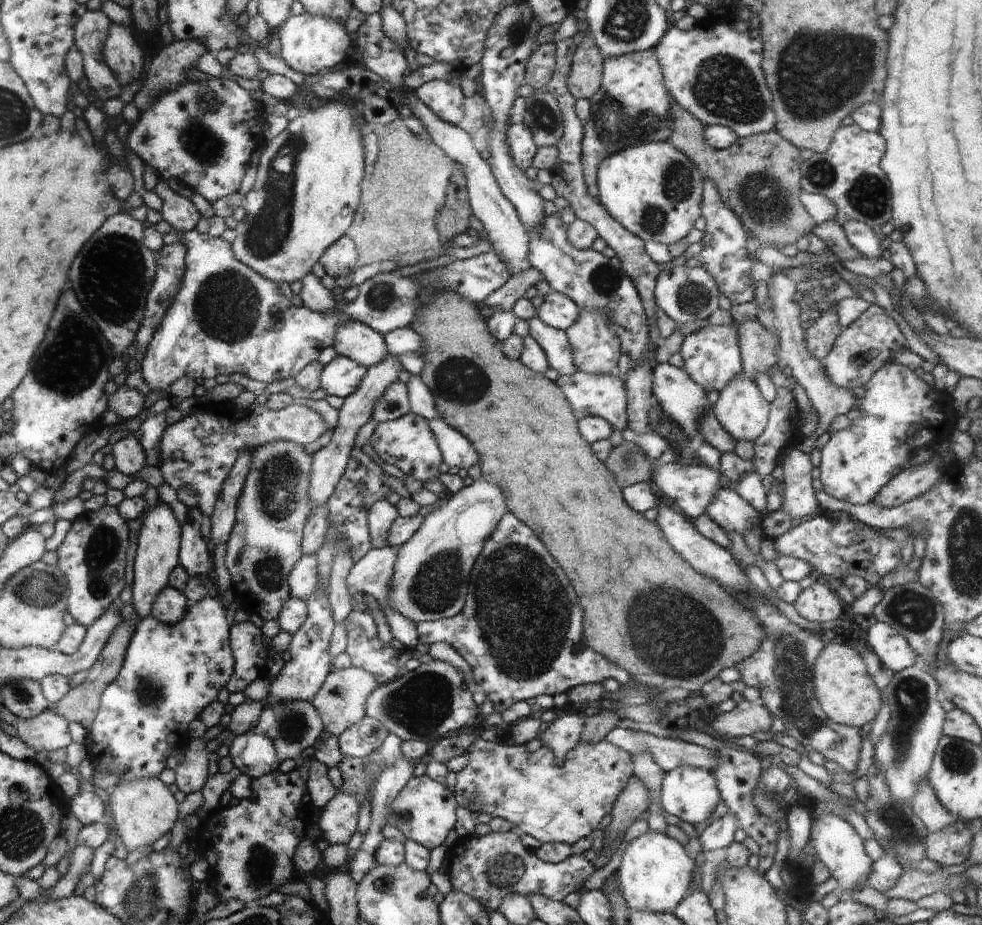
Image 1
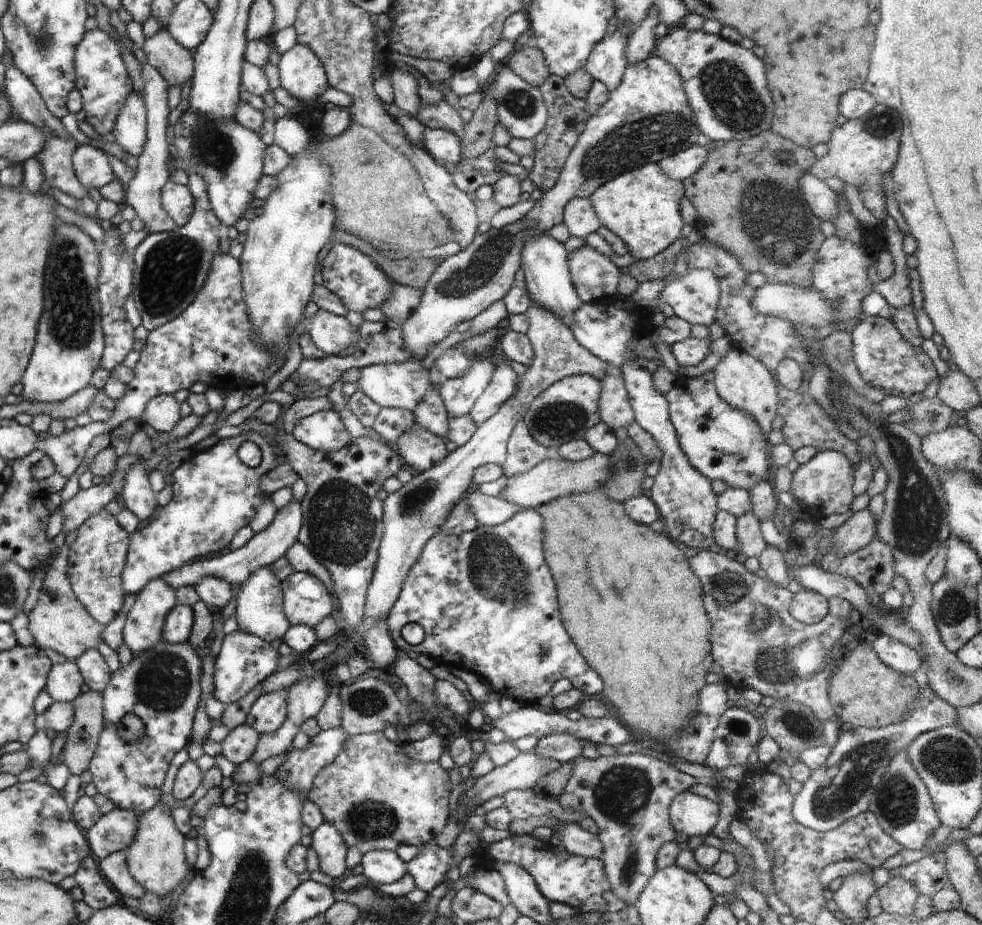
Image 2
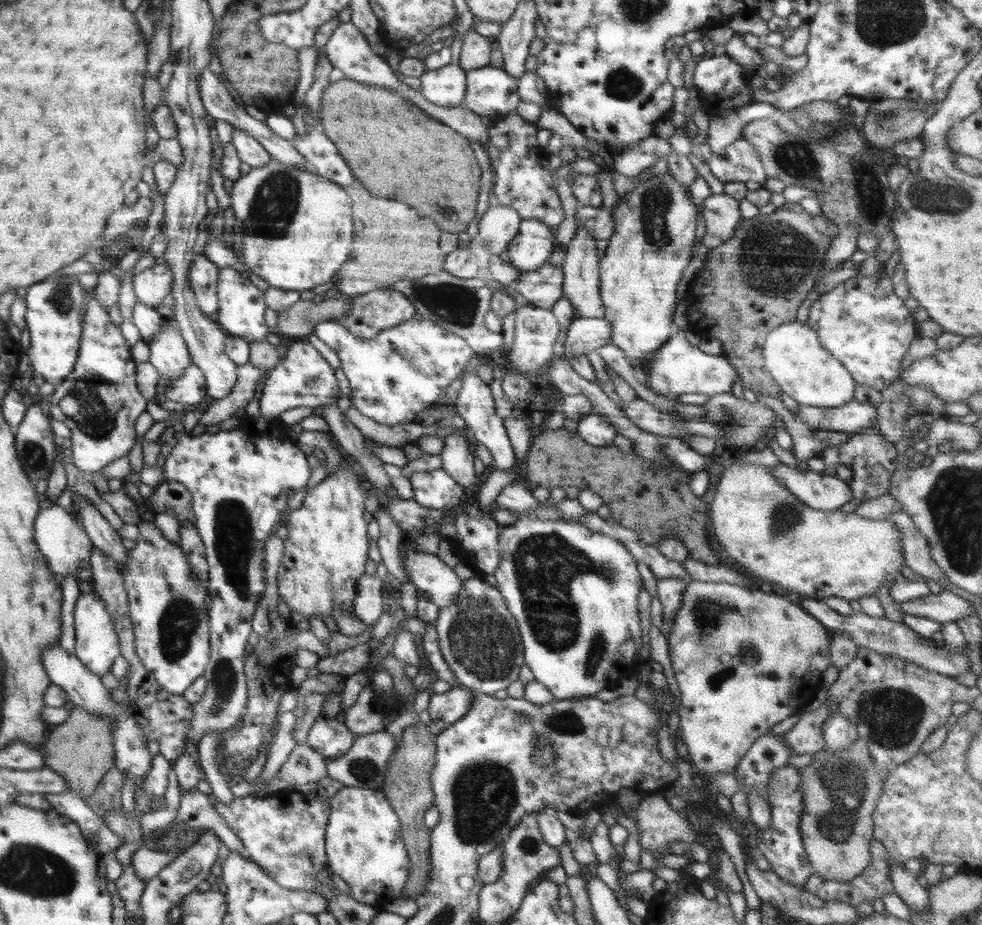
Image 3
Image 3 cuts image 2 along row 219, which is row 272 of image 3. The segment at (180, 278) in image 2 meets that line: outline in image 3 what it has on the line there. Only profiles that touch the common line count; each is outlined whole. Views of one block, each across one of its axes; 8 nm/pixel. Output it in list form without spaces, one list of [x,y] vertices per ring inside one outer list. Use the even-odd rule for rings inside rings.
[[[204,254],[197,255],[189,271],[190,287],[196,303],[205,315],[218,310],[217,279],[219,268]]]

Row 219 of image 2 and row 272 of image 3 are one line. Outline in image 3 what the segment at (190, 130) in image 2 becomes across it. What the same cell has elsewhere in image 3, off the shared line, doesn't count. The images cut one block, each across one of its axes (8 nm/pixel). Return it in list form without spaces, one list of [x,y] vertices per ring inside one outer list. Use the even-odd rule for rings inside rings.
[[[226,266],[219,268],[217,279],[218,319],[217,323],[224,329],[228,336],[240,336],[249,344],[266,340],[270,332],[264,321],[266,303],[264,291],[254,286],[248,277],[242,276],[236,268]]]

